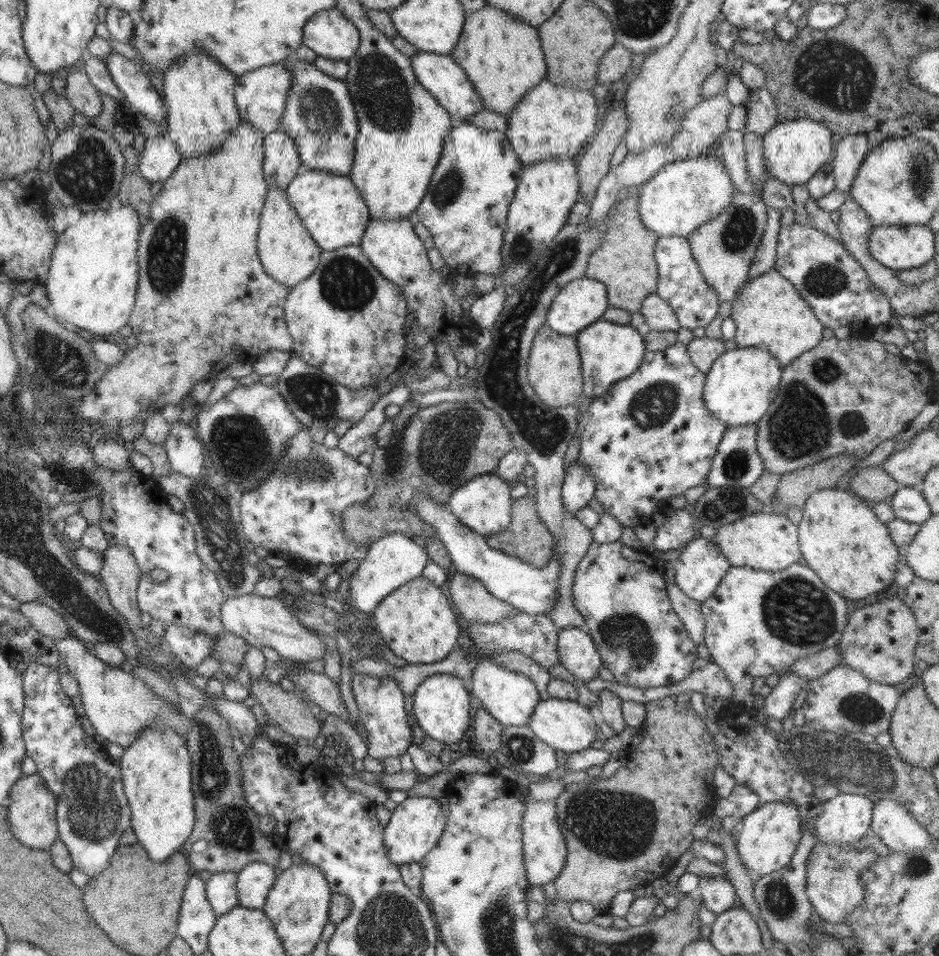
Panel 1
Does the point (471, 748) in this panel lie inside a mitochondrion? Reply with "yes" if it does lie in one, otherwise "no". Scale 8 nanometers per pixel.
no

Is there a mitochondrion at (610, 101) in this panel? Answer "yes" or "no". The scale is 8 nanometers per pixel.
no

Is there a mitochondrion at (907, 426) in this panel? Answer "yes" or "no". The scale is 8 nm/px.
no

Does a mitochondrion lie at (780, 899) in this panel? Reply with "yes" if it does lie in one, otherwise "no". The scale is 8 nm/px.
yes

